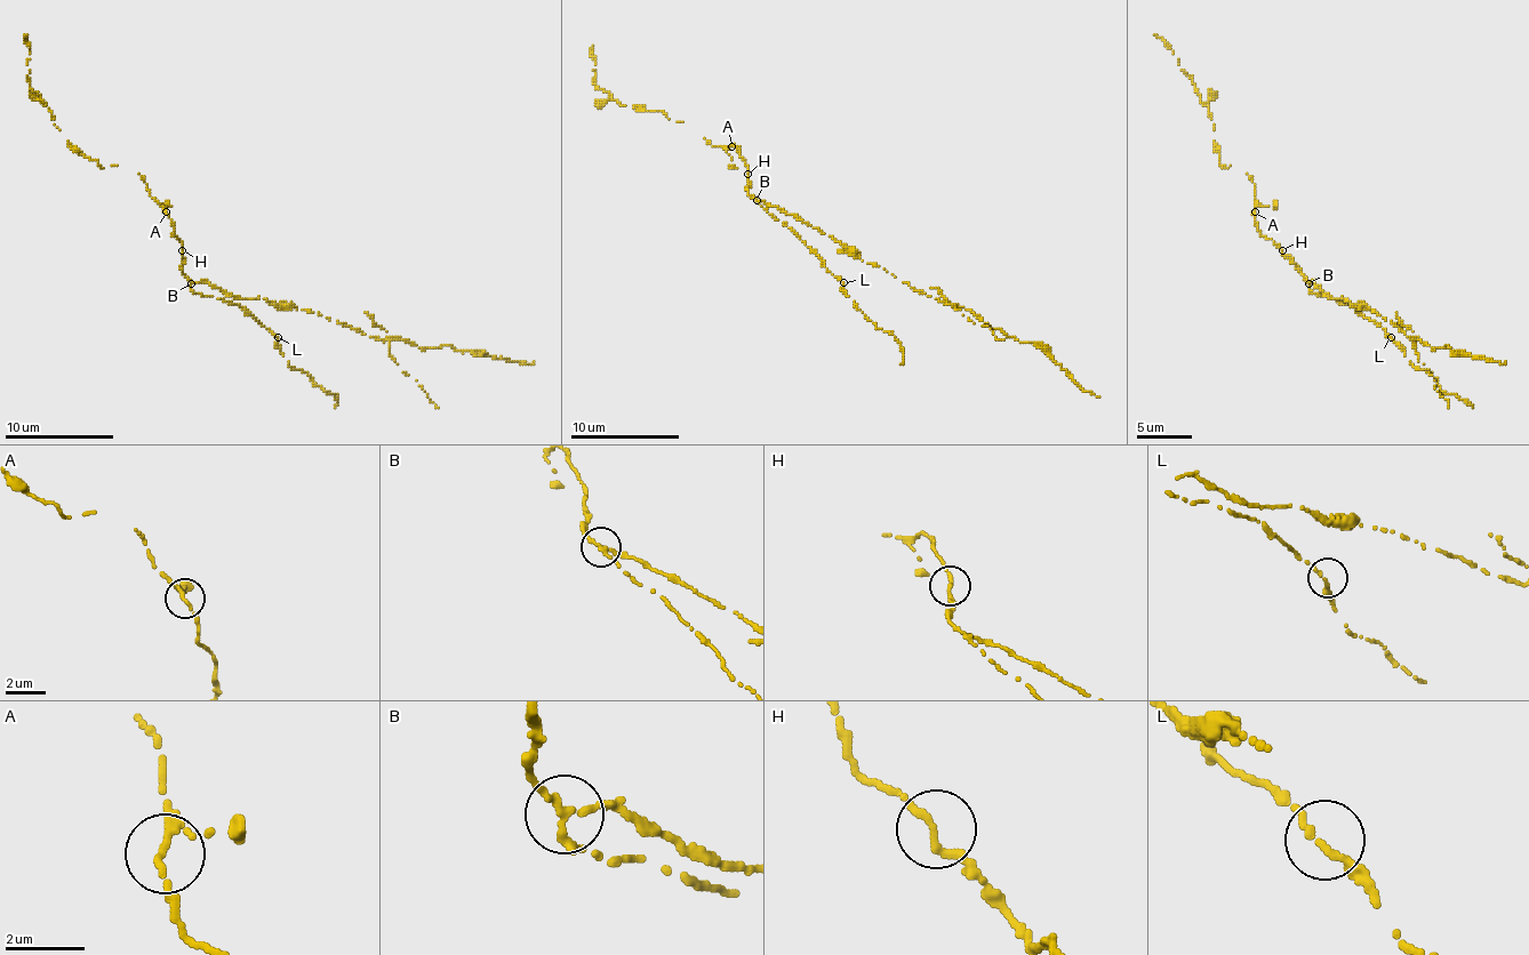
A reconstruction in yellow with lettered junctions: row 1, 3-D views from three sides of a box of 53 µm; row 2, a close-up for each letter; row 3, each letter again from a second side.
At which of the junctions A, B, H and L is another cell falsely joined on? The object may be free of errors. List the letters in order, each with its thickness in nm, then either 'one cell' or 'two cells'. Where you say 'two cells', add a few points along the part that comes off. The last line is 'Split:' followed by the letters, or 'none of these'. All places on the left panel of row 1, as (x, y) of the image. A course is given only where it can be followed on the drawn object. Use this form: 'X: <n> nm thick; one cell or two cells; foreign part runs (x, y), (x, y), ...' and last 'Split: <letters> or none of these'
A: 140 nm thick; one cell
B: 180 nm thick; two cells; foreign part runs (191, 282), (310, 310), (376, 339), (534, 361)
H: 190 nm thick; one cell
L: 190 nm thick; one cell
Split: B

